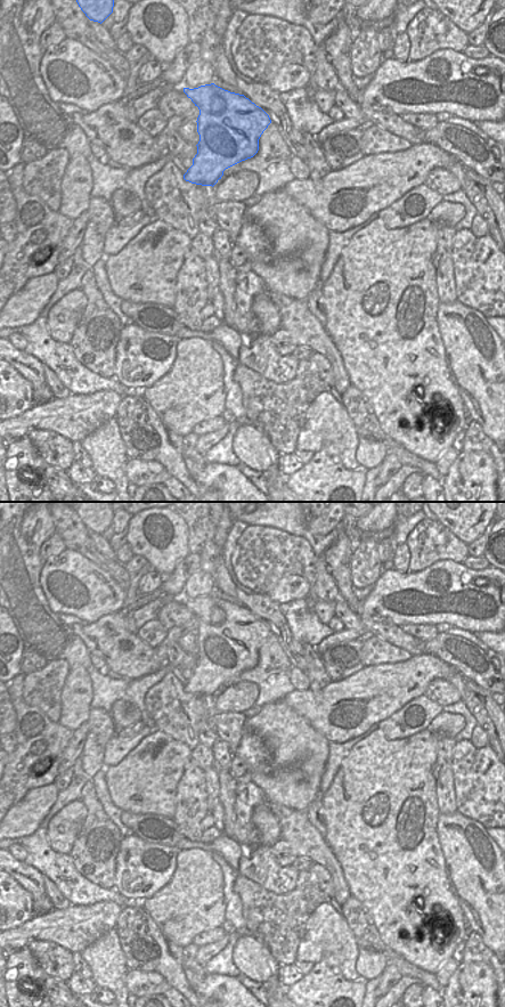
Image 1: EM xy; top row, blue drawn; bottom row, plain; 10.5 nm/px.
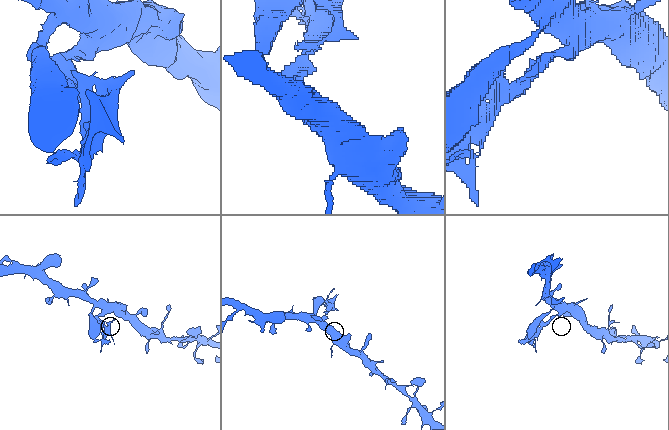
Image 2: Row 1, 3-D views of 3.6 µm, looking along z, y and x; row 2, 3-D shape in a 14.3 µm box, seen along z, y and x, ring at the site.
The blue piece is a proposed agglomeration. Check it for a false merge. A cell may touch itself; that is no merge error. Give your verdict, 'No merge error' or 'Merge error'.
Merge error.

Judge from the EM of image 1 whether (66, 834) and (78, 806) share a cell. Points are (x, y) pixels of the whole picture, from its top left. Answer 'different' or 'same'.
same

